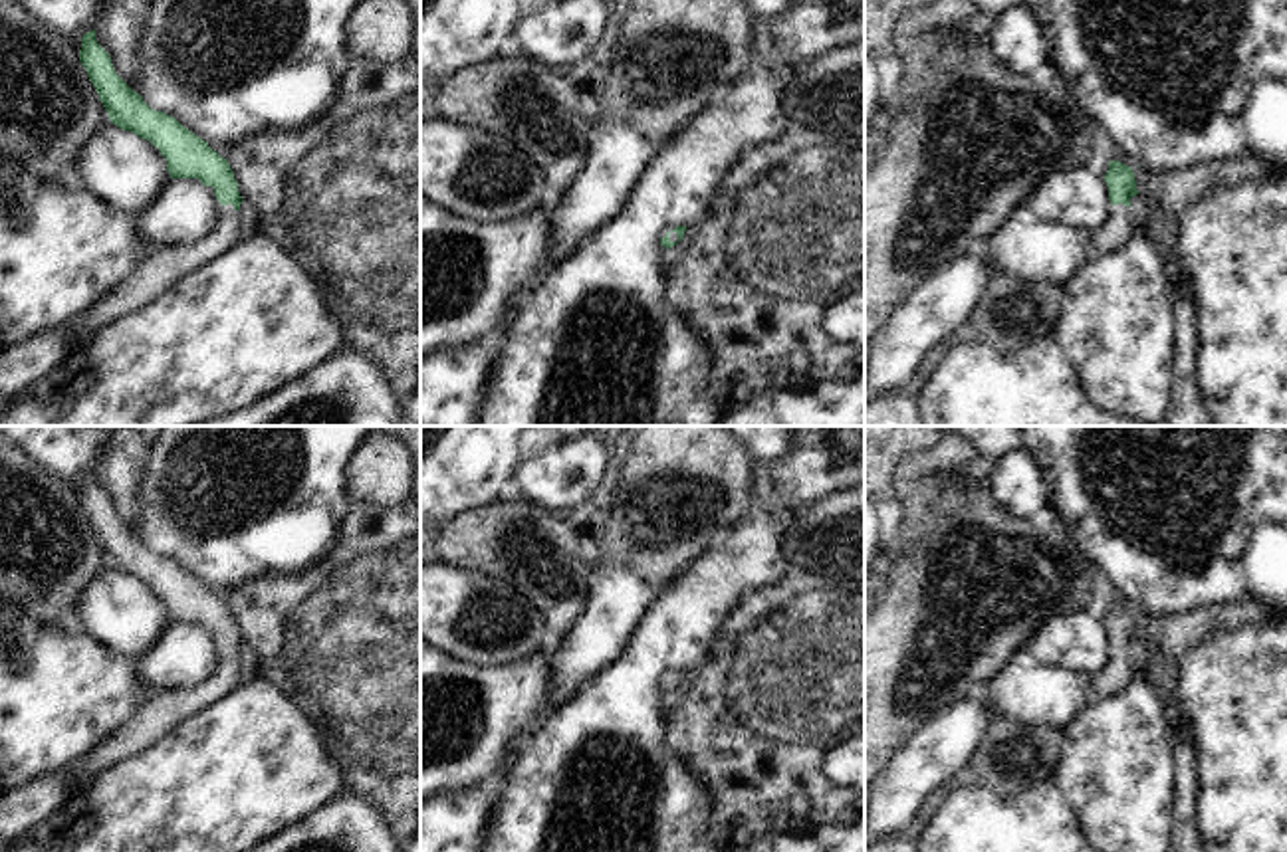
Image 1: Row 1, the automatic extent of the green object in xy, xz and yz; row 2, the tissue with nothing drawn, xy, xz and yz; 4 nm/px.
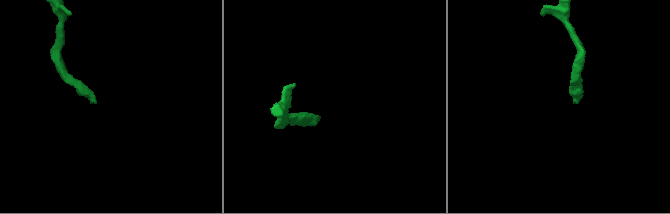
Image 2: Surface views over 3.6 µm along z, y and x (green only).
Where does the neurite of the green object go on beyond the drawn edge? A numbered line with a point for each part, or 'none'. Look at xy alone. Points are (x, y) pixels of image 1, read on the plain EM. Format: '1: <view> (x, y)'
1: xy (165, 710)

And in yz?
1: yz (1119, 672)

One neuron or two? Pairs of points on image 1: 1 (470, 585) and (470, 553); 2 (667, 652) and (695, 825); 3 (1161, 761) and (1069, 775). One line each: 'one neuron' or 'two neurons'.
1: two neurons
2: one neuron
3: one neuron

